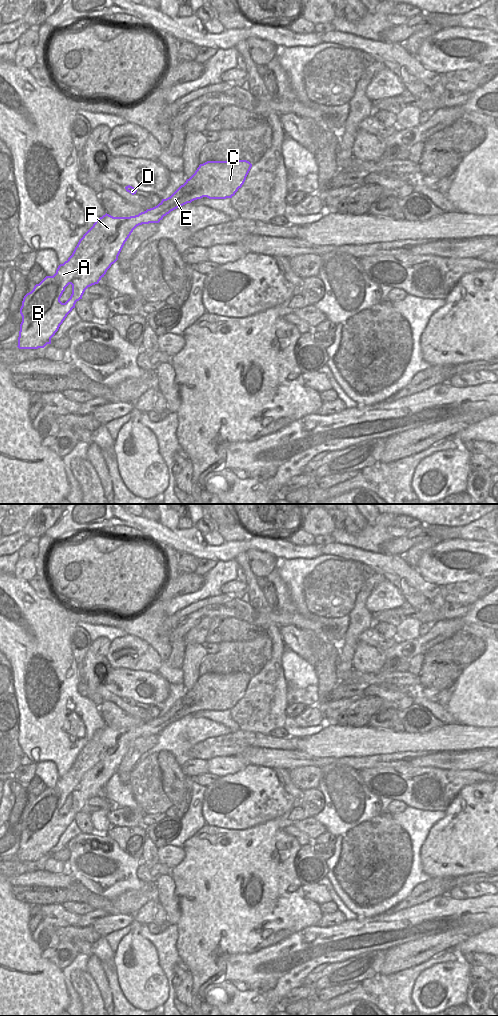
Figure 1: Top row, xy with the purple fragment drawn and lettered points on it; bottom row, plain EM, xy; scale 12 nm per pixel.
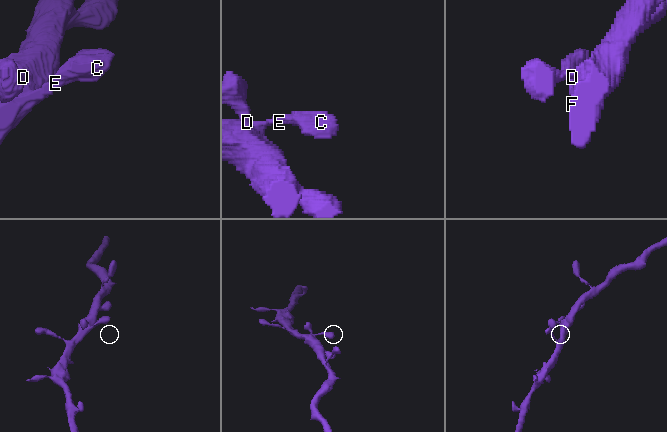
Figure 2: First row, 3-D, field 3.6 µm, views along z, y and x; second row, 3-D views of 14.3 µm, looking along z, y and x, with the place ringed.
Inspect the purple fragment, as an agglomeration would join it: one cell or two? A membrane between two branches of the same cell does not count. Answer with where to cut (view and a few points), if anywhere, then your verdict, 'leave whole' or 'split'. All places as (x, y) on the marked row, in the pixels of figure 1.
cut none; leave whole

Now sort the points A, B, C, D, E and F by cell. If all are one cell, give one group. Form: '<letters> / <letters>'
A B C D E F

